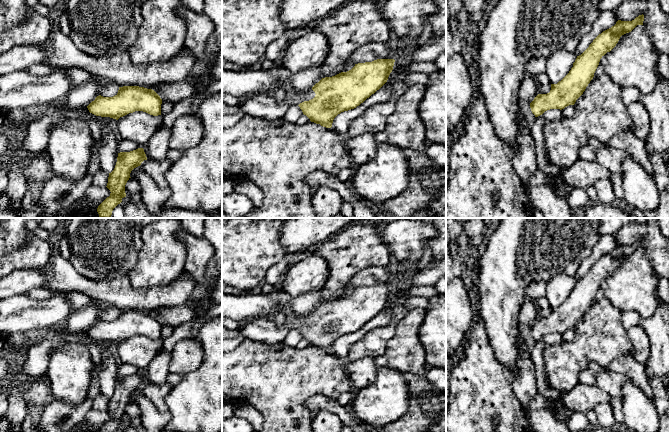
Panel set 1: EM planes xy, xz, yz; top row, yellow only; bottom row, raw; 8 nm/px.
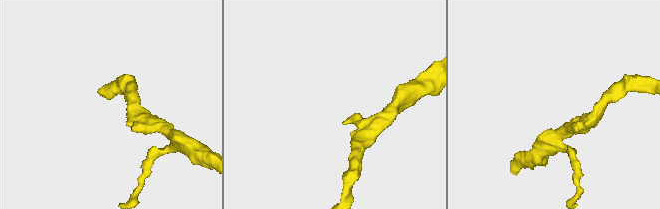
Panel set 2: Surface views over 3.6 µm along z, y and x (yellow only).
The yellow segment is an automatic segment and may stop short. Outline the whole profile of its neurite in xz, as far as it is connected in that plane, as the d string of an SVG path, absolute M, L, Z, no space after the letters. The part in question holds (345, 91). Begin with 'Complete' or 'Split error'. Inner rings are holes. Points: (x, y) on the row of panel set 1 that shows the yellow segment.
Split error. M377 59L355 64L347 72L322 78L306 92L288 88L282 103L273 93L256 93L239 104L238 112L272 121L283 118L292 105L297 105L311 122L331 128L338 114L356 108L387 82L394 62Z

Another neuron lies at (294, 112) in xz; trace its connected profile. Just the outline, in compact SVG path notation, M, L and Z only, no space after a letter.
M292 105L283 118L288 122L295 123L302 115L303 112L300 107L297 105Z

